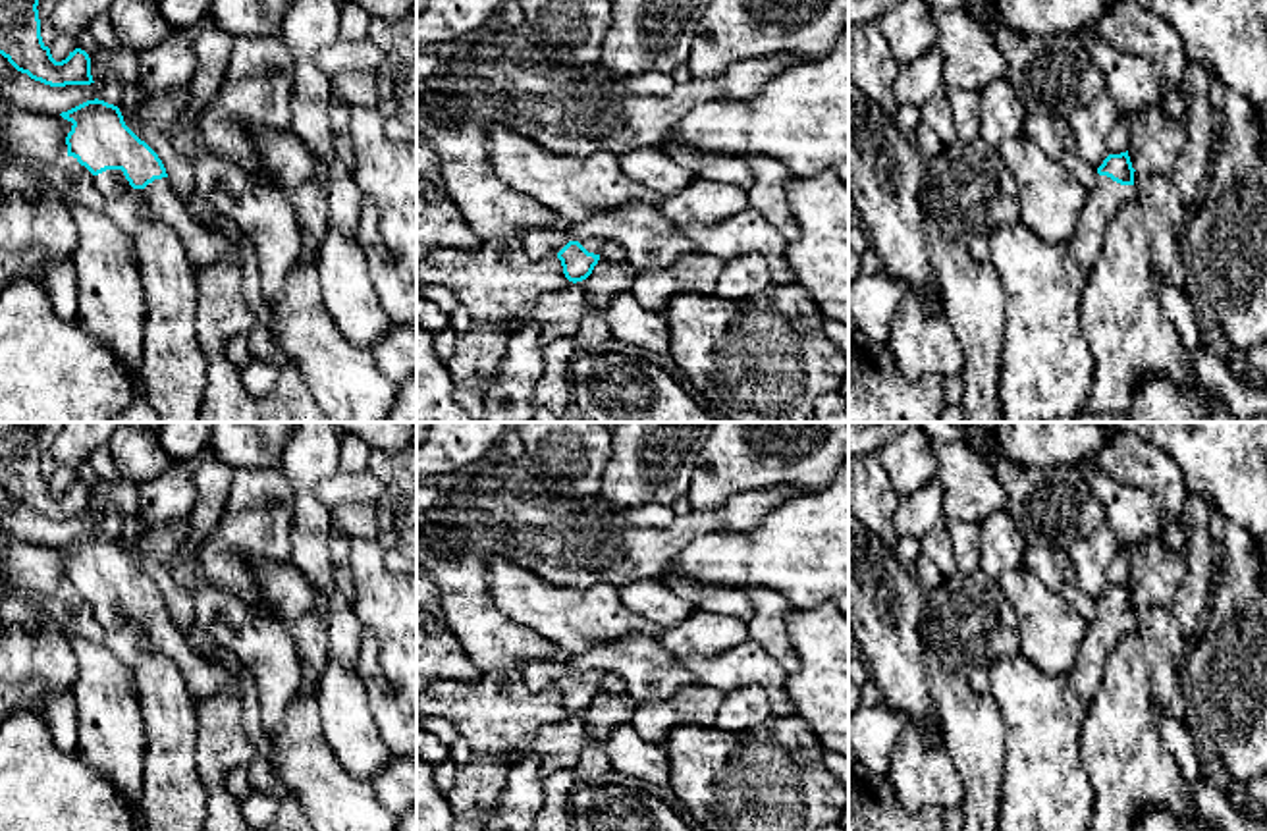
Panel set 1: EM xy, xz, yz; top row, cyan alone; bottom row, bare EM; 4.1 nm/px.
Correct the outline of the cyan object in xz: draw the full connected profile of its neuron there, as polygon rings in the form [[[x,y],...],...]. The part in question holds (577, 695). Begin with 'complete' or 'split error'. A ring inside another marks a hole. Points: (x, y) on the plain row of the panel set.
split error; [[[552,659],[528,663],[523,681],[532,692],[557,688],[563,706],[577,715],[586,711],[600,692],[602,671],[571,673],[565,663]]]

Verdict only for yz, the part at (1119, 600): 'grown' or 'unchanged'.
grown

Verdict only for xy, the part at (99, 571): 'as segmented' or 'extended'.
extended

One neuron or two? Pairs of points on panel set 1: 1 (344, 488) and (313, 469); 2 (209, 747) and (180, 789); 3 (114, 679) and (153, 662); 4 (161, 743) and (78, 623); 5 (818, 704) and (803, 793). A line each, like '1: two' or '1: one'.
1: two
2: two
3: two
4: one
5: two

